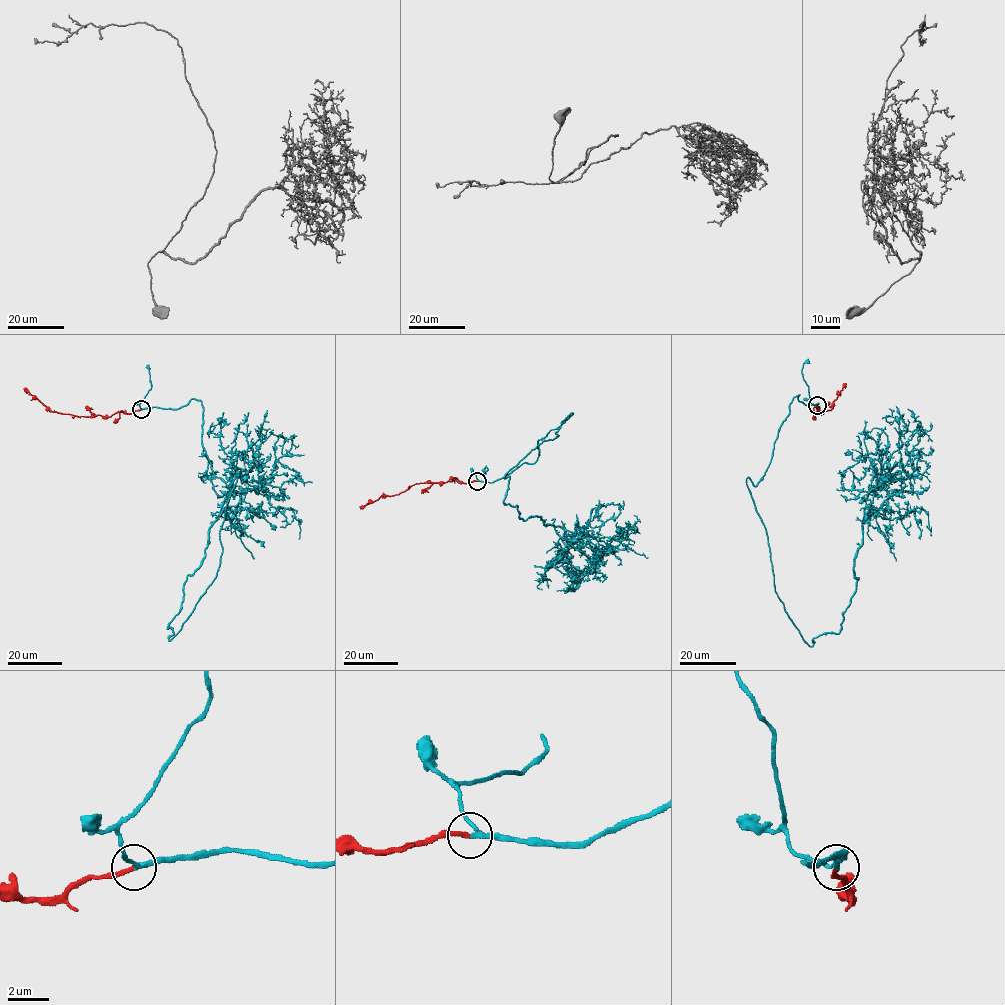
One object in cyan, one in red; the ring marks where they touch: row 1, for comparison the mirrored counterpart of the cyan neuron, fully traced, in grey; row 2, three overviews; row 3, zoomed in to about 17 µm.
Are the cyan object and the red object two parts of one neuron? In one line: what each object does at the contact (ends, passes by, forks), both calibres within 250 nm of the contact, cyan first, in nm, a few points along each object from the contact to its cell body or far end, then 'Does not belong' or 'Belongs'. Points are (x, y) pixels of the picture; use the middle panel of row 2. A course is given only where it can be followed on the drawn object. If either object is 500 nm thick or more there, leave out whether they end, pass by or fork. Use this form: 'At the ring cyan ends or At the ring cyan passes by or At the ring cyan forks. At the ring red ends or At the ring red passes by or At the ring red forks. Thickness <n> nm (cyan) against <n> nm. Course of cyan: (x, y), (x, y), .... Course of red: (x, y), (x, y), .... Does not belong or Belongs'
At the ring cyan passes by. At the ring red ends. Thickness 190 nm (cyan) against 220 nm. Course of cyan: (477, 481), (533, 463), (537, 441), (573, 413), (506, 474), (504, 501), (565, 528), (569, 563), (606, 577). Course of red: (477, 481), (418, 483), (398, 494), (382, 496), (360, 506). Belongs

